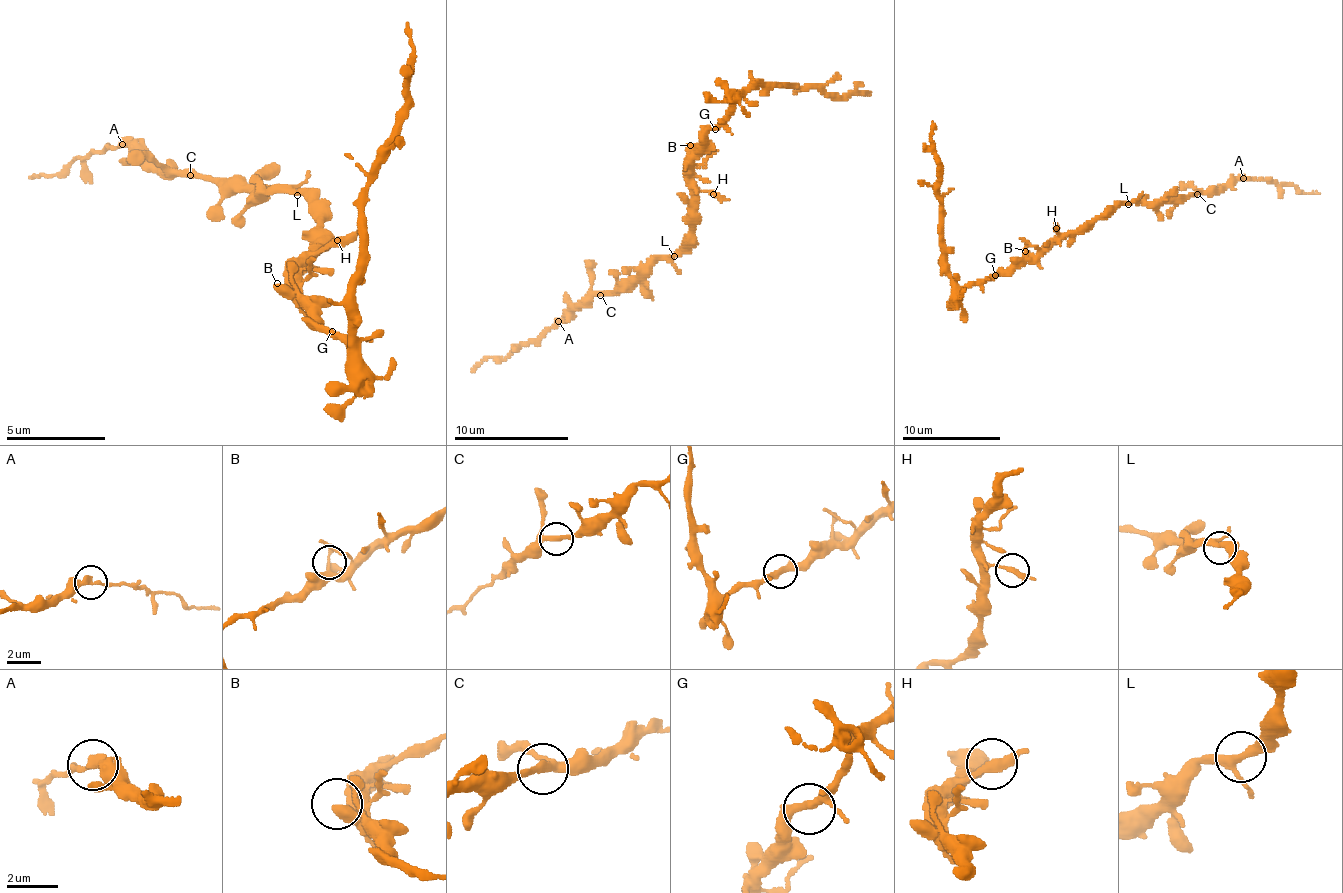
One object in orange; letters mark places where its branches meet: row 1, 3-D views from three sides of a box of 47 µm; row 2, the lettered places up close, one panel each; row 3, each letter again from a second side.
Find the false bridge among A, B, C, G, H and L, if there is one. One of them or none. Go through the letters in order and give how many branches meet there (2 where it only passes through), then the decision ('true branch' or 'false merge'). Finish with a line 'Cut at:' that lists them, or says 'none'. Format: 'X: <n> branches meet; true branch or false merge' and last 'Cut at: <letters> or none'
A: 2 branches meet; false merge
B: 2 branches meet; true branch
C: 2 branches meet; true branch
G: 2 branches meet; true branch
H: 2 branches meet; true branch
L: 3 branches meet; true branch
Cut at: A

